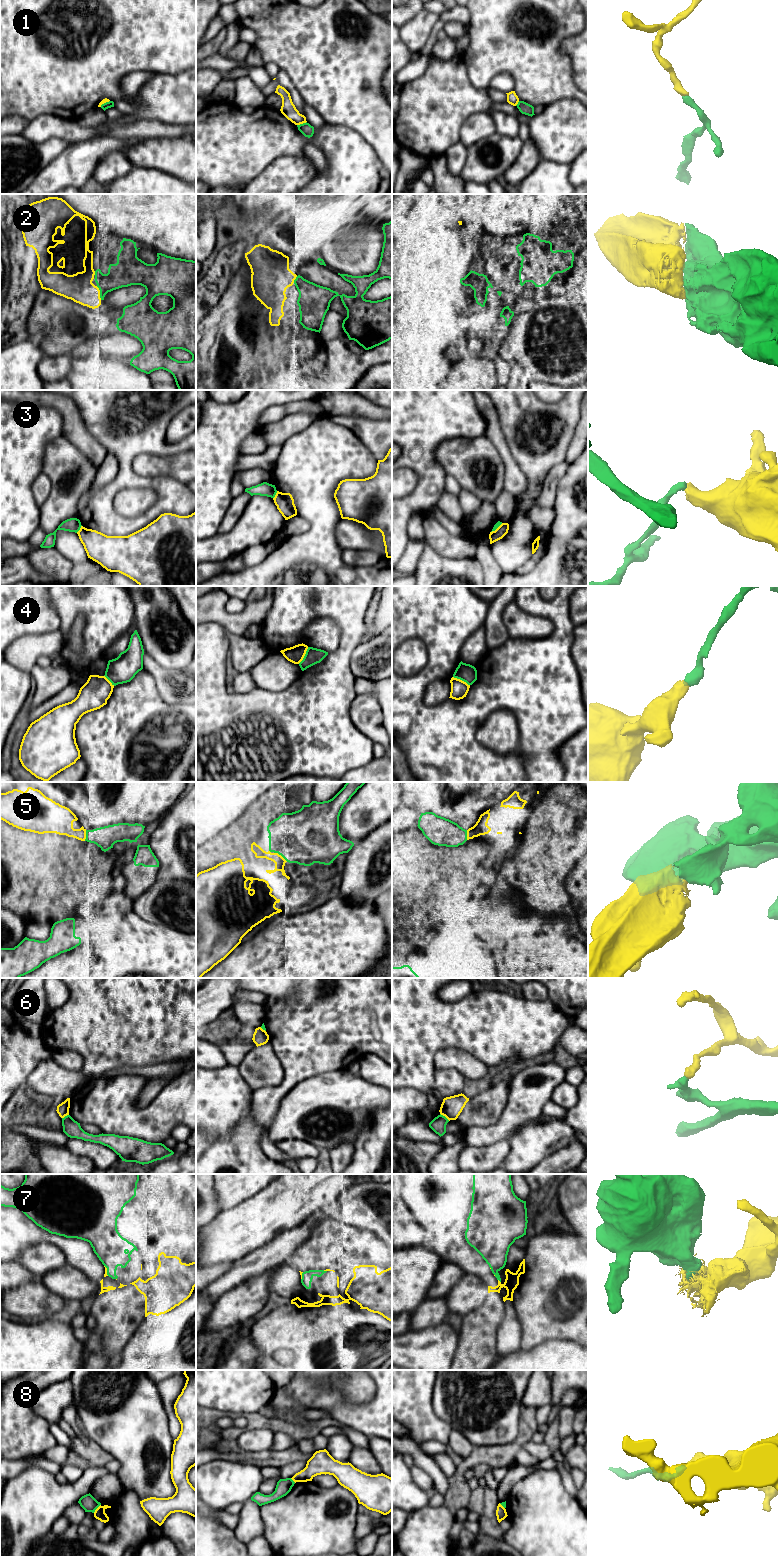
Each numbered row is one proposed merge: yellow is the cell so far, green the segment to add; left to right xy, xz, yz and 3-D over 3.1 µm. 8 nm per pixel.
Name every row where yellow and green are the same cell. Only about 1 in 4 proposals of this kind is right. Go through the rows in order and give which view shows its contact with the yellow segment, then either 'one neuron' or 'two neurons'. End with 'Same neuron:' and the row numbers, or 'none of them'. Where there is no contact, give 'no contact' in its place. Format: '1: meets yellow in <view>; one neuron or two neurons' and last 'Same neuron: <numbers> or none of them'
1: meets yellow in xz; two neurons
2: meets yellow in xy; one neuron
3: meets yellow in xy; two neurons
4: meets yellow in xz; two neurons
5: meets yellow in xz; one neuron
6: meets yellow in yz; two neurons
7: meets yellow in yz; two neurons
8: meets yellow in xy; two neurons
Same neuron: 2, 5

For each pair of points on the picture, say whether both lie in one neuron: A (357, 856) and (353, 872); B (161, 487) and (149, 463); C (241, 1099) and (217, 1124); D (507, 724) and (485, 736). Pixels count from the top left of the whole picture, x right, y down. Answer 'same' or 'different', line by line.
A: same
B: different
C: same
D: same

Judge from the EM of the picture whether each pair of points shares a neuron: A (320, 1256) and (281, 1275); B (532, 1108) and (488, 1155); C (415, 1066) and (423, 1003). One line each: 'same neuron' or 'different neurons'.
A: different neurons
B: different neurons
C: same neuron

